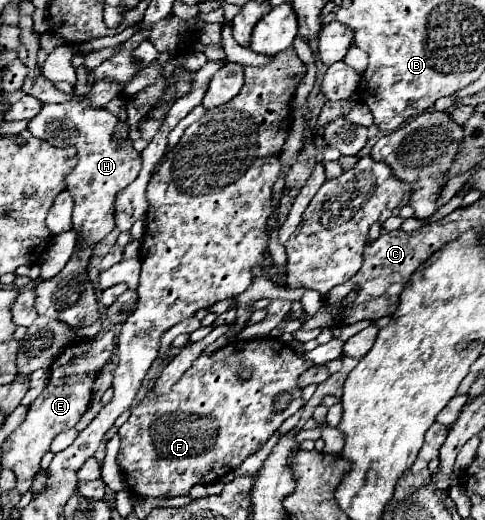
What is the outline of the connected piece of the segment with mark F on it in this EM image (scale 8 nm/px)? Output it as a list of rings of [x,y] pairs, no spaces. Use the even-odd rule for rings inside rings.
[[[231,341],[211,355],[199,355],[169,393],[157,397],[149,391],[117,431],[121,439],[117,463],[131,495],[139,499],[185,497],[191,487],[217,483],[219,477],[237,469],[269,441],[285,419],[303,407],[297,379],[311,365],[313,361],[303,359],[279,341]],[[271,345],[277,345],[273,363]],[[241,367],[253,369],[253,377],[239,381],[237,371]],[[283,391],[293,393],[293,401],[283,413],[275,413],[271,411],[275,397]]]

